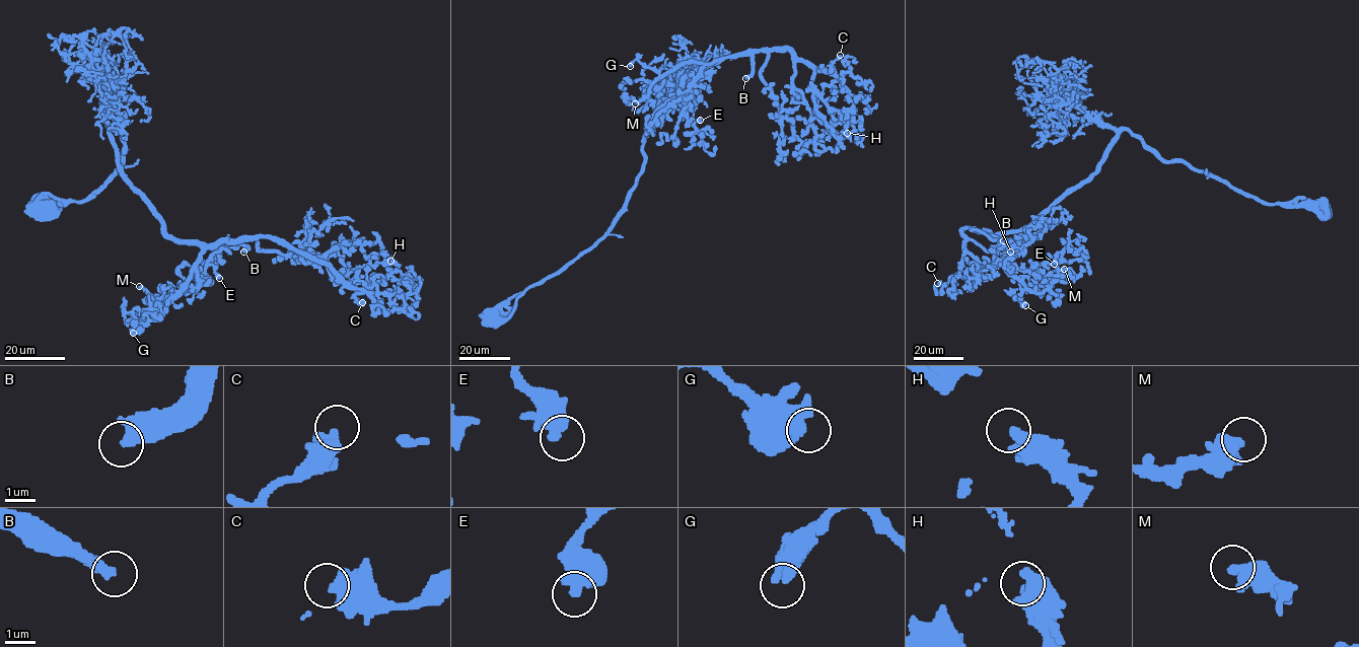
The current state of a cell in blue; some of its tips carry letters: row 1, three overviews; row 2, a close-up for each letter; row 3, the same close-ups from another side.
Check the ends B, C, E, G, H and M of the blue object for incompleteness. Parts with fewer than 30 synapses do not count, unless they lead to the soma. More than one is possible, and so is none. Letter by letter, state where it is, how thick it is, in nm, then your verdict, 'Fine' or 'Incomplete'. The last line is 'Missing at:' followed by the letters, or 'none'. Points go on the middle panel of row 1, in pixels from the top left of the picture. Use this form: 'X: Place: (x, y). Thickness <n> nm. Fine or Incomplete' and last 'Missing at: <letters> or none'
B: Place: (745, 78). Thickness 440 nm. Incomplete
C: Place: (840, 55). Thickness 480 nm. Fine
E: Place: (700, 120). Thickness 420 nm. Fine
G: Place: (630, 66). Thickness 440 nm. Fine
H: Place: (847, 133). Thickness 440 nm. Fine
M: Place: (635, 103). Thickness 480 nm. Fine
Missing at: B

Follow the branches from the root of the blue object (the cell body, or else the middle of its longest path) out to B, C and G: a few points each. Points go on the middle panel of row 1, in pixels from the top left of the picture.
B: (489, 317), (605, 234), (641, 173), (644, 128), (686, 76), (749, 54), (745, 78)
C: (489, 317), (605, 234), (641, 173), (644, 128), (686, 76), (776, 50), (835, 74), (840, 55)
G: (489, 317), (605, 234), (641, 173), (646, 126), (717, 61), (663, 75), (630, 66)

